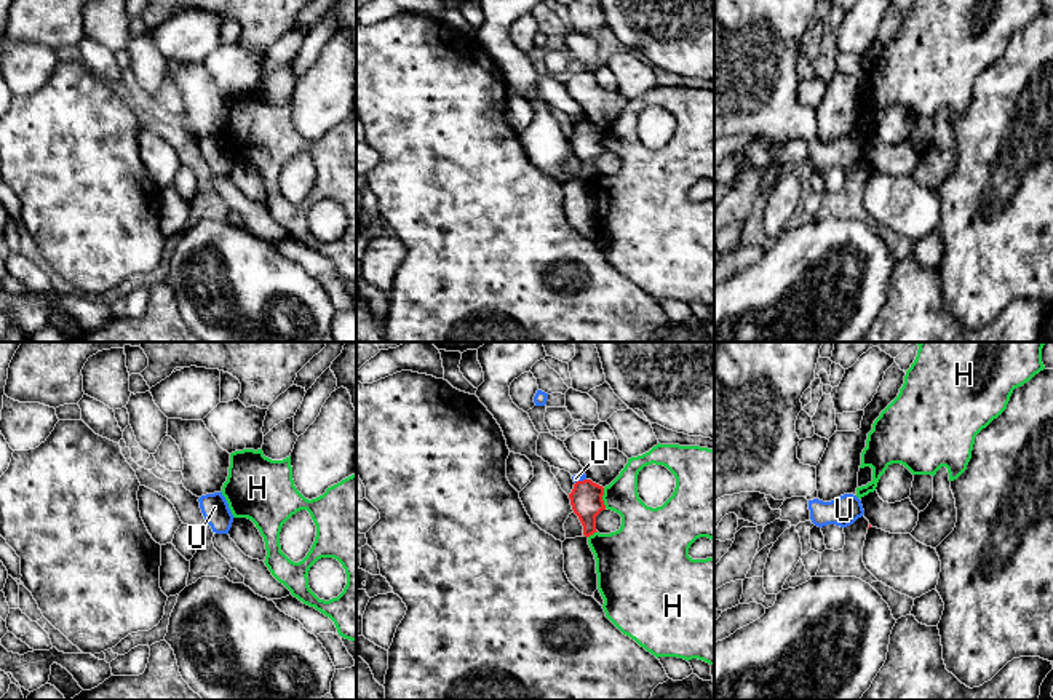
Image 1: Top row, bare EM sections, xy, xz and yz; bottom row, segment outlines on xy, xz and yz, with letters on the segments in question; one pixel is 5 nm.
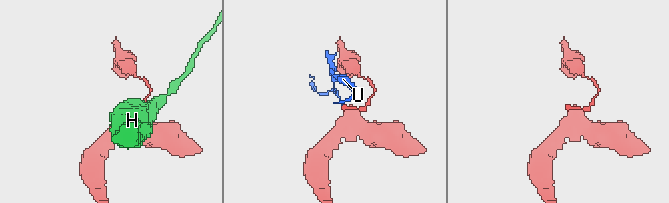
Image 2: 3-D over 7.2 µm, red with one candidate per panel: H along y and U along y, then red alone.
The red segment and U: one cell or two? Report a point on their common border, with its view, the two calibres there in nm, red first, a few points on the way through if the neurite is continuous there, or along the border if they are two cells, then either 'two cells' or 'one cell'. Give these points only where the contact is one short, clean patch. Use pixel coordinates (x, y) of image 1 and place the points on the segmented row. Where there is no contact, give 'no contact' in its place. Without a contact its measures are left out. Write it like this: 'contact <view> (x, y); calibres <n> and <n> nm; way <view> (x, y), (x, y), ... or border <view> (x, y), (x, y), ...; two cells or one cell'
contact xz (580, 481); calibres 160 and 40 nm; border xz (585, 478), (576, 483); two cells

